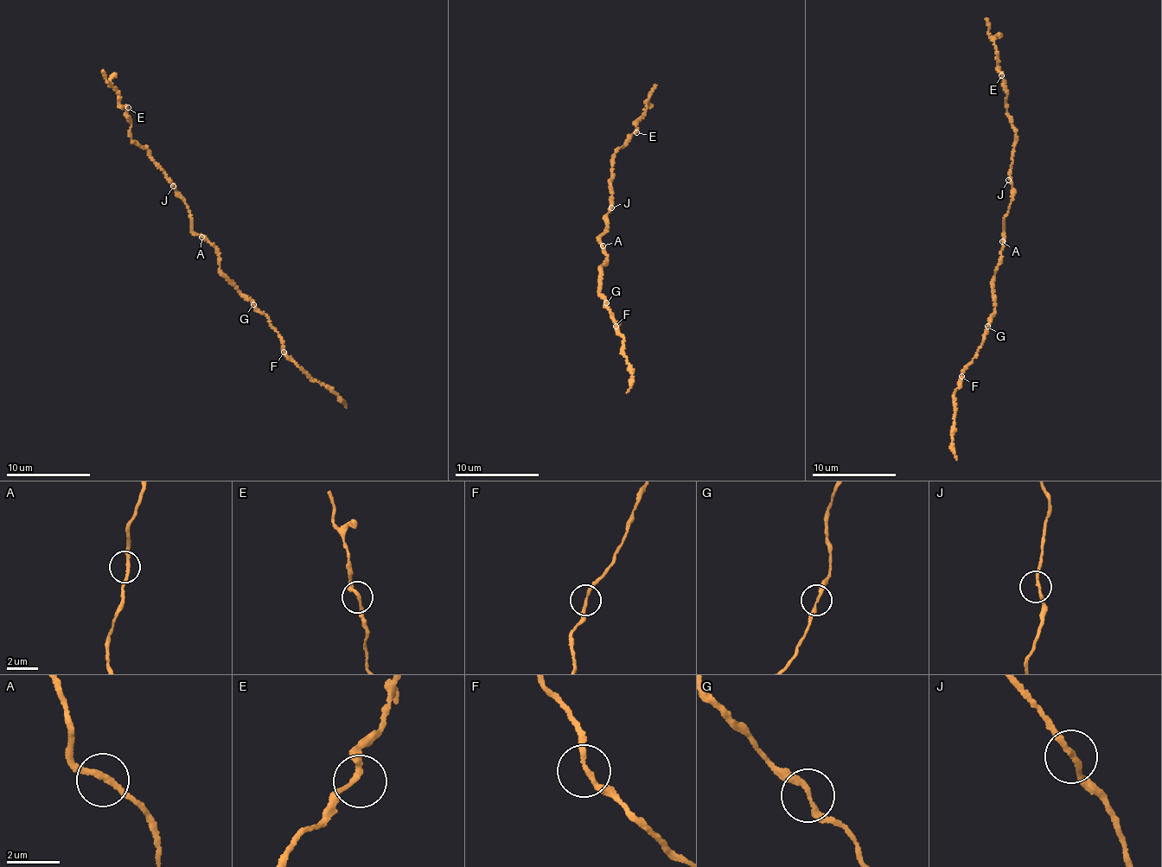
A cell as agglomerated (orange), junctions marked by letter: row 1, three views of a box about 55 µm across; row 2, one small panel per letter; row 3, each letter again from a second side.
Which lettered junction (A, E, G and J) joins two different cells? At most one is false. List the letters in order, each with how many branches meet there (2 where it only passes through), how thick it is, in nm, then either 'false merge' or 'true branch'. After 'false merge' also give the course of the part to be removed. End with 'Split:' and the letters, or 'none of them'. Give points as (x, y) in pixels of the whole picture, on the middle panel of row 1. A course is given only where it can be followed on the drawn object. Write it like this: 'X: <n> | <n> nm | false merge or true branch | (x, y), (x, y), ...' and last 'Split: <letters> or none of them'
A: 2 | 200 nm | true branch
E: 2 | 200 nm | true branch
G: 2 | 220 nm | true branch
J: 2 | 190 nm | true branch
Split: none of them

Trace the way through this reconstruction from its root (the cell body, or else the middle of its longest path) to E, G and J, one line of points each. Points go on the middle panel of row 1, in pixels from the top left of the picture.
E: (601, 247), (599, 237), (608, 232), (606, 214), (613, 199), (609, 181), (613, 178), (614, 154), (636, 132)
G: (601, 247), (606, 260), (598, 269), (598, 288), (605, 302)
J: (601, 247), (599, 237), (608, 232), (606, 214), (611, 207)

